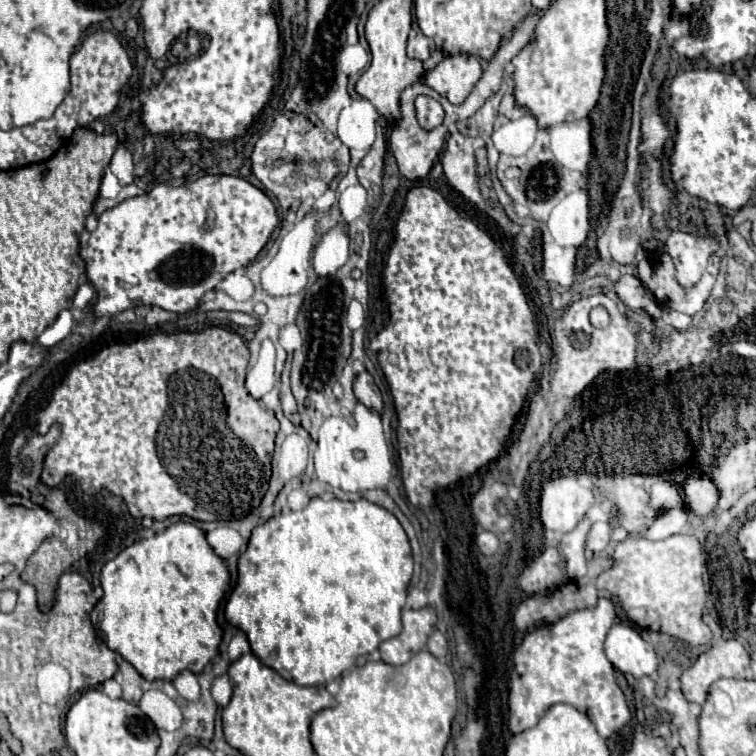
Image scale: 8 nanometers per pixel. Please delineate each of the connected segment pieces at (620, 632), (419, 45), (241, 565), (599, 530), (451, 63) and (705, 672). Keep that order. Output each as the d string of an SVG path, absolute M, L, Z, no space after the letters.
M614 624L610 628L604 652L622 674L632 674L634 678L652 676L658 668L654 648L628 624Z
M416 34L414 38L408 40L408 56L416 60L428 60L430 52L434 50L434 40L426 38L424 34Z
M310 498L306 508L272 516L270 520L266 520L264 524L260 524L252 530L248 548L244 554L240 554L240 560L238 560L238 584L226 602L226 620L248 636L254 656L258 656L258 660L264 666L276 670L282 678L286 678L294 684L324 686L324 684L332 682L334 678L338 678L348 668L352 668L354 662L358 660L358 656L370 654L372 650L376 650L380 646L380 642L384 642L392 636L398 636L402 632L400 610L406 602L406 590L408 590L410 578L412 578L412 550L410 550L406 532L400 526L400 522L394 518L394 514L390 514L386 508L376 506L364 498L360 498L356 502L344 502L338 498L332 498L332 500Z
M596 522L588 534L588 550L594 554L600 554L610 542L610 524L606 522Z
M456 54L444 58L430 72L422 76L424 84L446 96L452 104L462 104L480 80L482 68L474 56Z
M722 640L702 653L682 674L682 694L688 702L702 704L712 682L720 678L750 678L750 658L736 640Z

